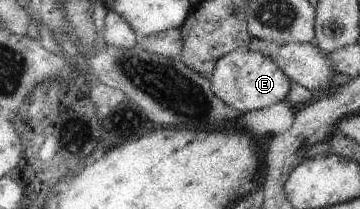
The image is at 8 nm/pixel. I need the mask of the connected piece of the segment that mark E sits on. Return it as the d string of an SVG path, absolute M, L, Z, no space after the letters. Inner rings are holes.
M243 47L224 55L210 77L214 92L233 109L248 112L260 110L288 99L293 81L280 65L259 50Z

